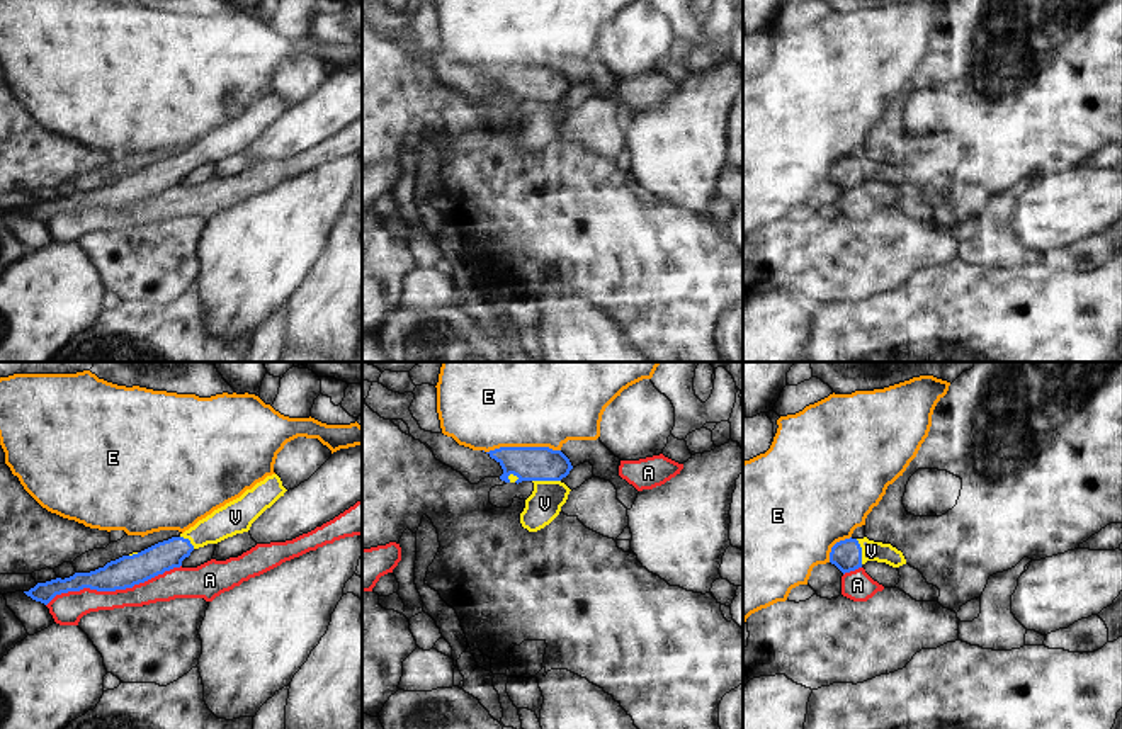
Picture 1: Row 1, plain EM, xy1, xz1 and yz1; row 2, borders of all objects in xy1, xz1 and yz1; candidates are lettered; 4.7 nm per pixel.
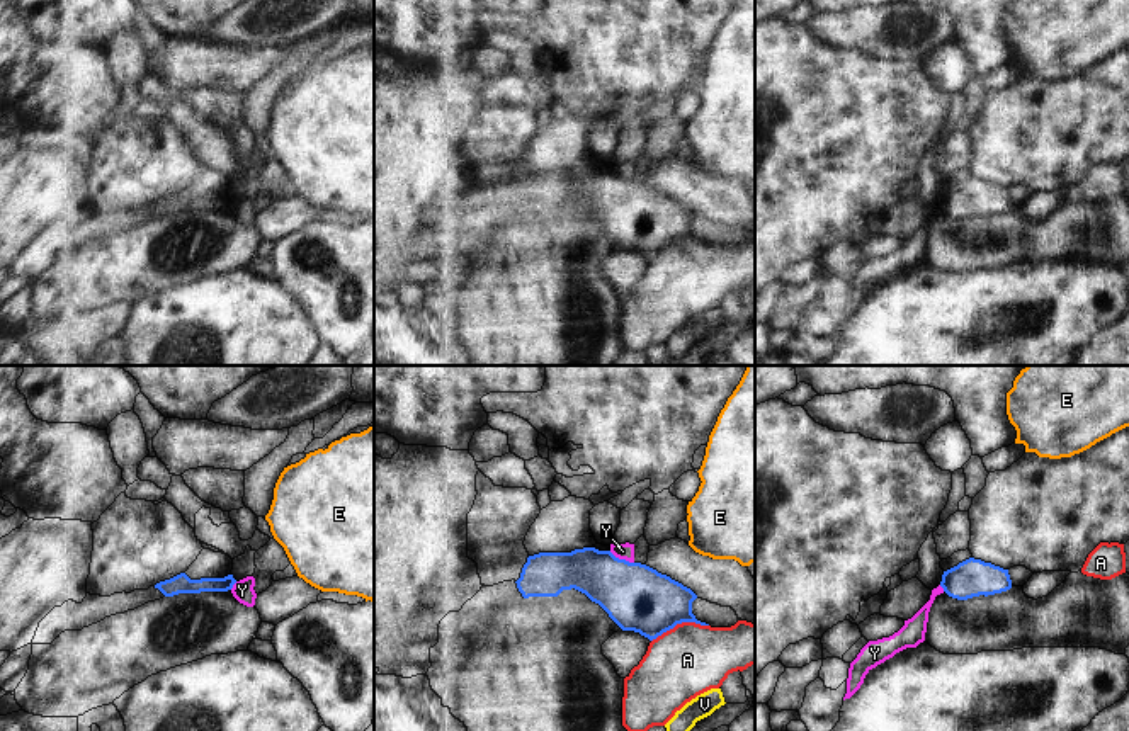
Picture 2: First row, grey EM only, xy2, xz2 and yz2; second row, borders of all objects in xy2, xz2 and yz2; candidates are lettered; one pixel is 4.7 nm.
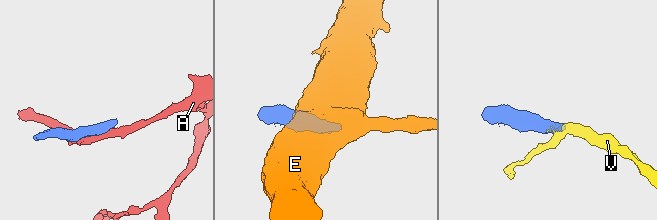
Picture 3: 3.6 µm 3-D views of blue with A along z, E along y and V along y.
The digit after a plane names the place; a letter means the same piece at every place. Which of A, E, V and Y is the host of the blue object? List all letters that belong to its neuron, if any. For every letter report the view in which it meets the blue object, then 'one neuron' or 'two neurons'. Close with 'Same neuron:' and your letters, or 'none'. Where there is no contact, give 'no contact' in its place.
A: xy1 | two neurons
E: xz1 | two neurons
V: xz1 | one neuron
Y: xz2 | two neurons
Same neuron: V

